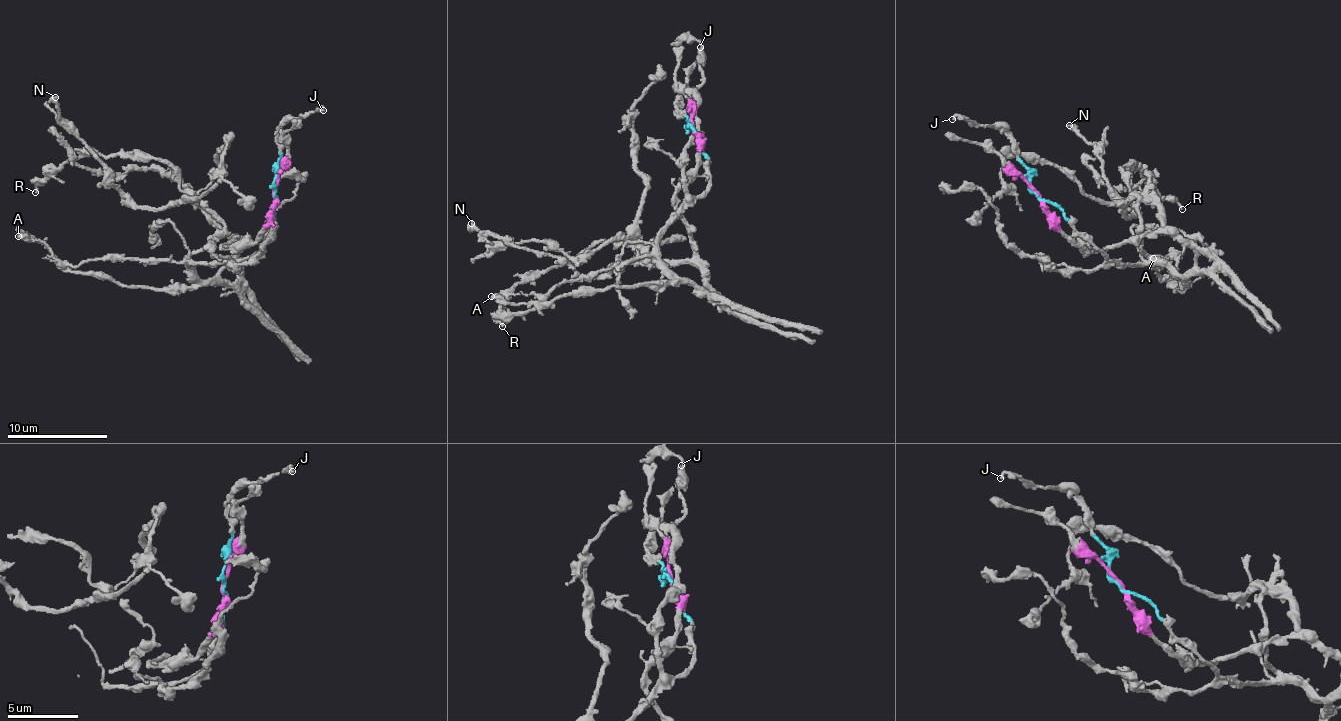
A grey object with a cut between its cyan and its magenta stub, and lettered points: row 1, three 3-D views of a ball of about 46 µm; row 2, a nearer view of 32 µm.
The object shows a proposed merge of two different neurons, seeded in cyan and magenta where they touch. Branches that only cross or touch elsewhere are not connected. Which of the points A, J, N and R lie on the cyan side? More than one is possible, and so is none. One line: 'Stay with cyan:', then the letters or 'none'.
Stay with cyan: A, J

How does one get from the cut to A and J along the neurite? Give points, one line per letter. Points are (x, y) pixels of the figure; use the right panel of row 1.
A: (1038, 194), (1056, 204), (1107, 259), (1155, 265), (1155, 271), (1163, 281), (1170, 273), (1166, 259), (1152, 258)
J: (1038, 194), (1016, 144), (1000, 128), (975, 126), (964, 119), (952, 118)

